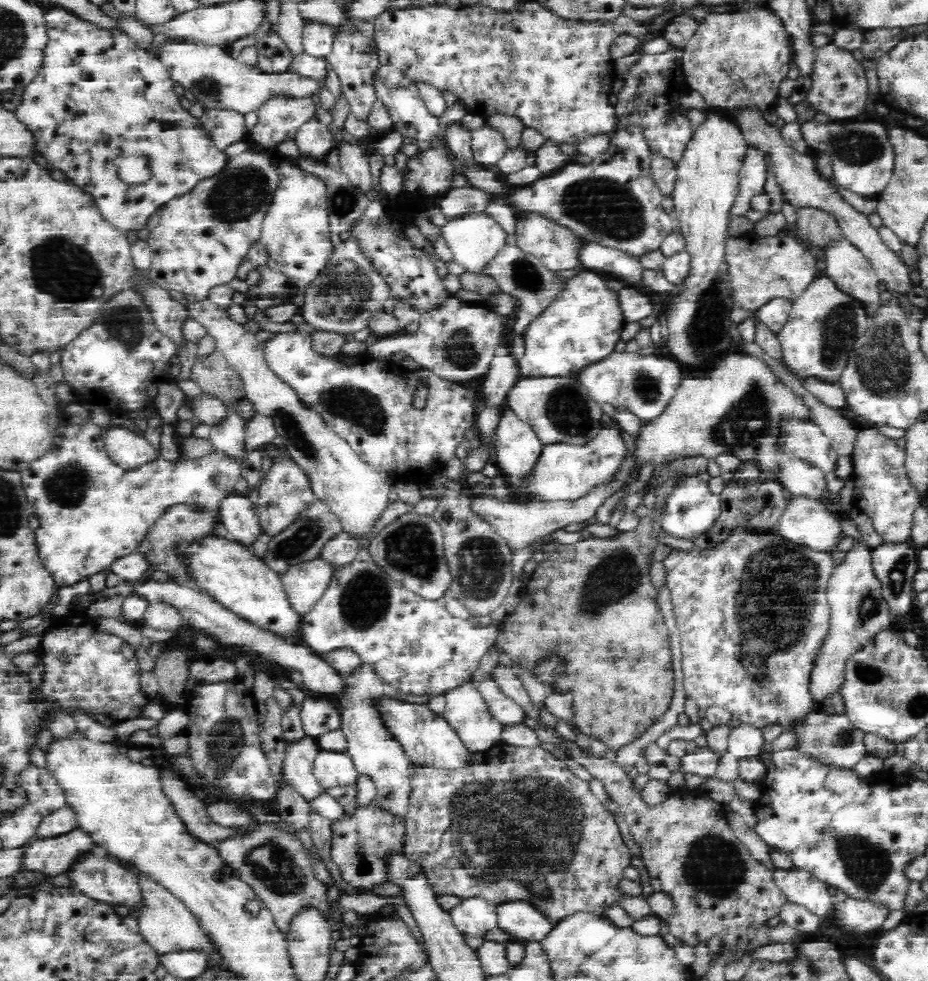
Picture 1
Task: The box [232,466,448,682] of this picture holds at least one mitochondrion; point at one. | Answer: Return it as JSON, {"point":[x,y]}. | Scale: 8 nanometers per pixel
{"point":[410,549]}

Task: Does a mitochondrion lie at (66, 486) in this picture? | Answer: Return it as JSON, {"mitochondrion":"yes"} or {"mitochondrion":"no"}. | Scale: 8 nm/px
{"mitochondrion":"yes"}

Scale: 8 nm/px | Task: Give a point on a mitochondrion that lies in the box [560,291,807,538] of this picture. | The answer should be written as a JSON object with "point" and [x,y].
{"point":[746,422]}

